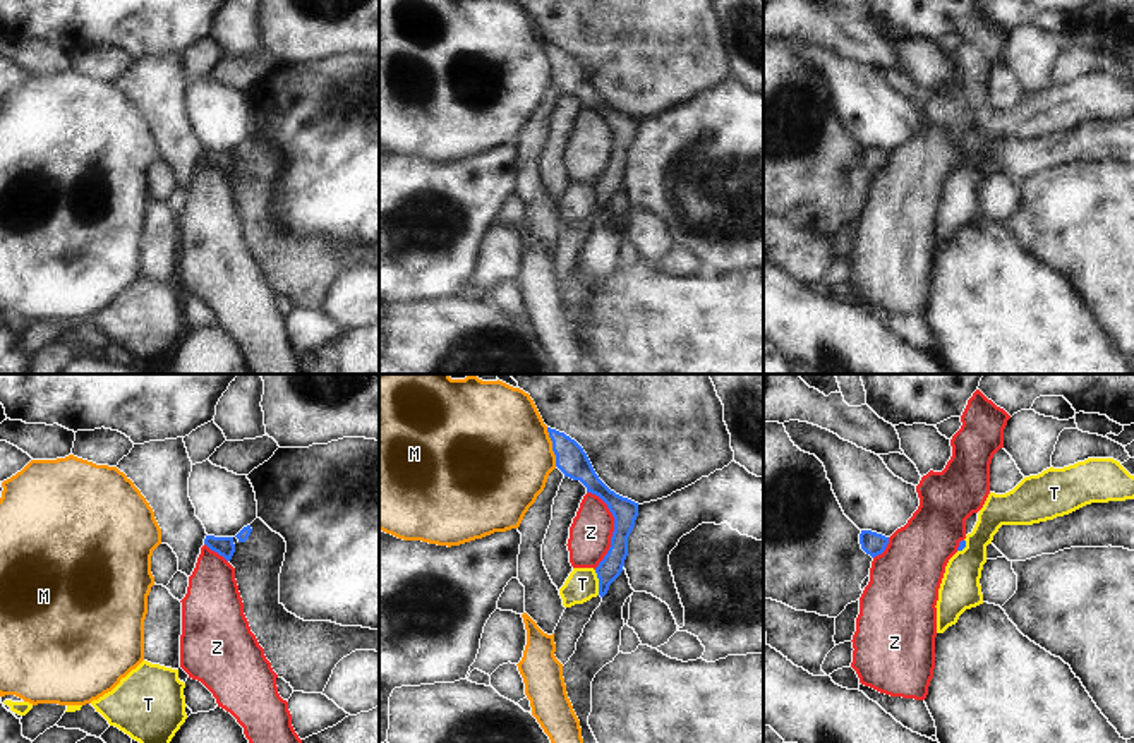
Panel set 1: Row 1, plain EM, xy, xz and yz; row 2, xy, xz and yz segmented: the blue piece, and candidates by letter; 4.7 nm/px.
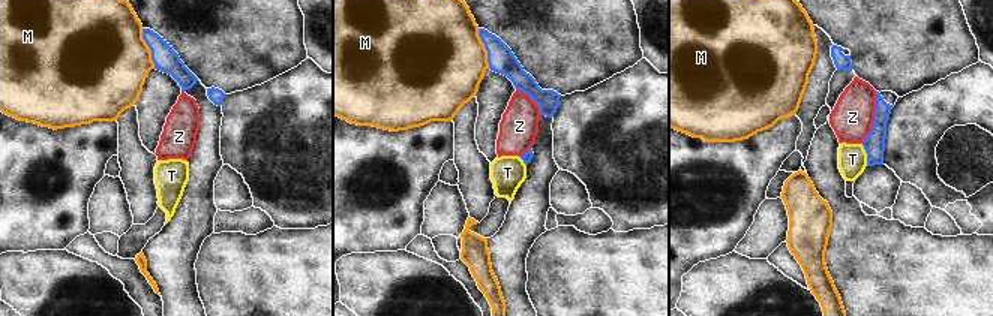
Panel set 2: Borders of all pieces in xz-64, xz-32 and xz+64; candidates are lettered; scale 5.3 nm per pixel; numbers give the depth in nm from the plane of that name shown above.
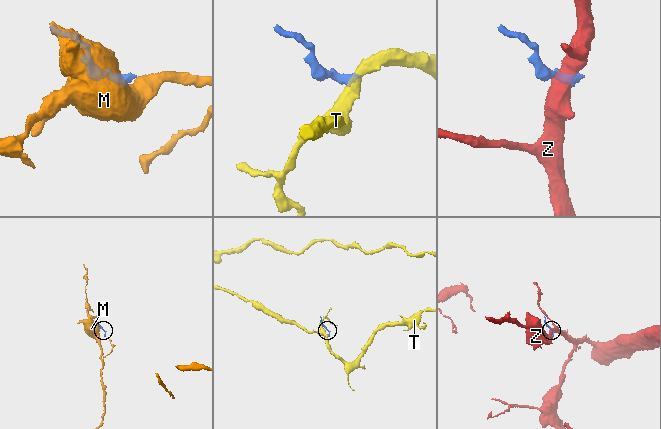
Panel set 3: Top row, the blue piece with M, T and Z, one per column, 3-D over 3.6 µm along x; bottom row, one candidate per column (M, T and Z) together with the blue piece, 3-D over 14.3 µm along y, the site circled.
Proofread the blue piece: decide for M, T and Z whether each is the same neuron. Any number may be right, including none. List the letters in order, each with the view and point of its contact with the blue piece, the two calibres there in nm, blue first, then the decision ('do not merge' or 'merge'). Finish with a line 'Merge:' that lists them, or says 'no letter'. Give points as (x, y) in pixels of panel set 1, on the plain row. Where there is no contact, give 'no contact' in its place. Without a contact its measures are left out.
M: meets blue in xz at (553, 62); 150 nm thick on the blue side, 480 nm on the other; do not merge
T: meets blue in xz at (599, 198); 110 nm thick on the blue side, 150 nm on the other; do not merge
Z: meets blue in xz at (615, 143); 120 nm thick on the blue side, 200 nm on the other; do not merge
Merge: no letter

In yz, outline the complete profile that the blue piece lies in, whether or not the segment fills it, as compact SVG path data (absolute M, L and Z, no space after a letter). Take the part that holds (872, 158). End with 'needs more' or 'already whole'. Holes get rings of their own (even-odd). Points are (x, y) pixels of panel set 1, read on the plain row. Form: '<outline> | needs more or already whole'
M861 146L860 160L866 170L875 173L885 166L885 163L889 160L889 153L877 149L877 148L872 148L872 146Z | already whole

